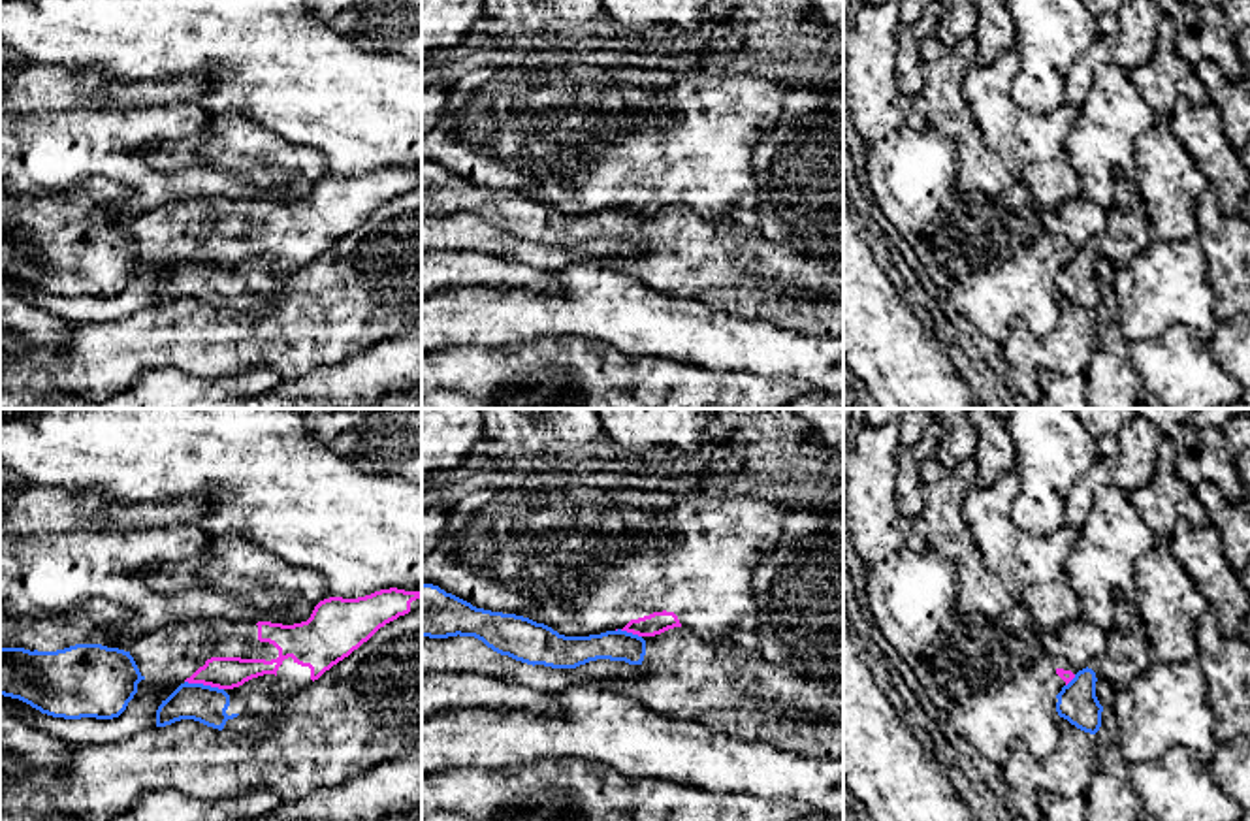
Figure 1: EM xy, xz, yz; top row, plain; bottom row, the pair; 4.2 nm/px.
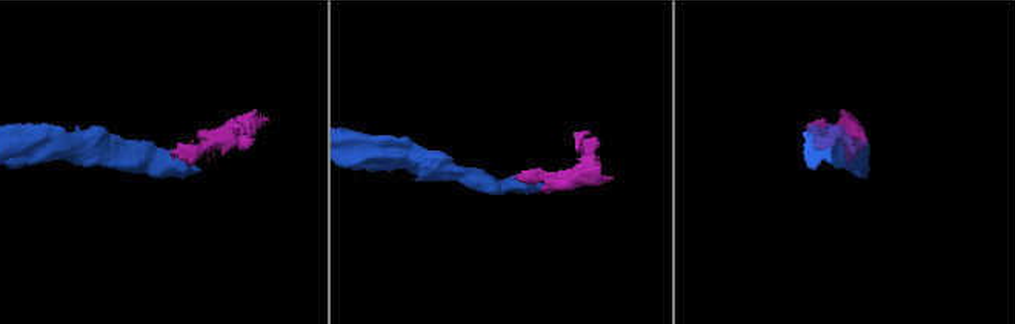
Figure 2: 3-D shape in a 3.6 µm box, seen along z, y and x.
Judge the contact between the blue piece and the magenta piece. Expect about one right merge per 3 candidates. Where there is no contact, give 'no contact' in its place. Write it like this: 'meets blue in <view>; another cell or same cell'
meets blue in xy; another cell

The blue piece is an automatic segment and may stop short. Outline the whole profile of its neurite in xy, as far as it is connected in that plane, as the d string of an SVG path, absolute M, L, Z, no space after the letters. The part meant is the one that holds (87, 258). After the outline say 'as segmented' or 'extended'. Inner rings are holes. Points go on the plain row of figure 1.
M104 175L88 177L81 186L58 194L55 200L49 196L21 196L13 194L8 185L0 179L0 273L19 277L41 292L64 298L81 298L81 296L96 296L96 298L113 298L119 296L128 281L137 271L137 262L145 258L139 250L130 230L120 228L119 224L128 218L119 207L132 196L132 190L117 181L111 181Z | extended

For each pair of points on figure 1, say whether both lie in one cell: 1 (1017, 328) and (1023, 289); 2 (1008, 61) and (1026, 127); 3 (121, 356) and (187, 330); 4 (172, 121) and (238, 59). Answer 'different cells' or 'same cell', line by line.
1: different cells
2: same cell
3: same cell
4: different cells

